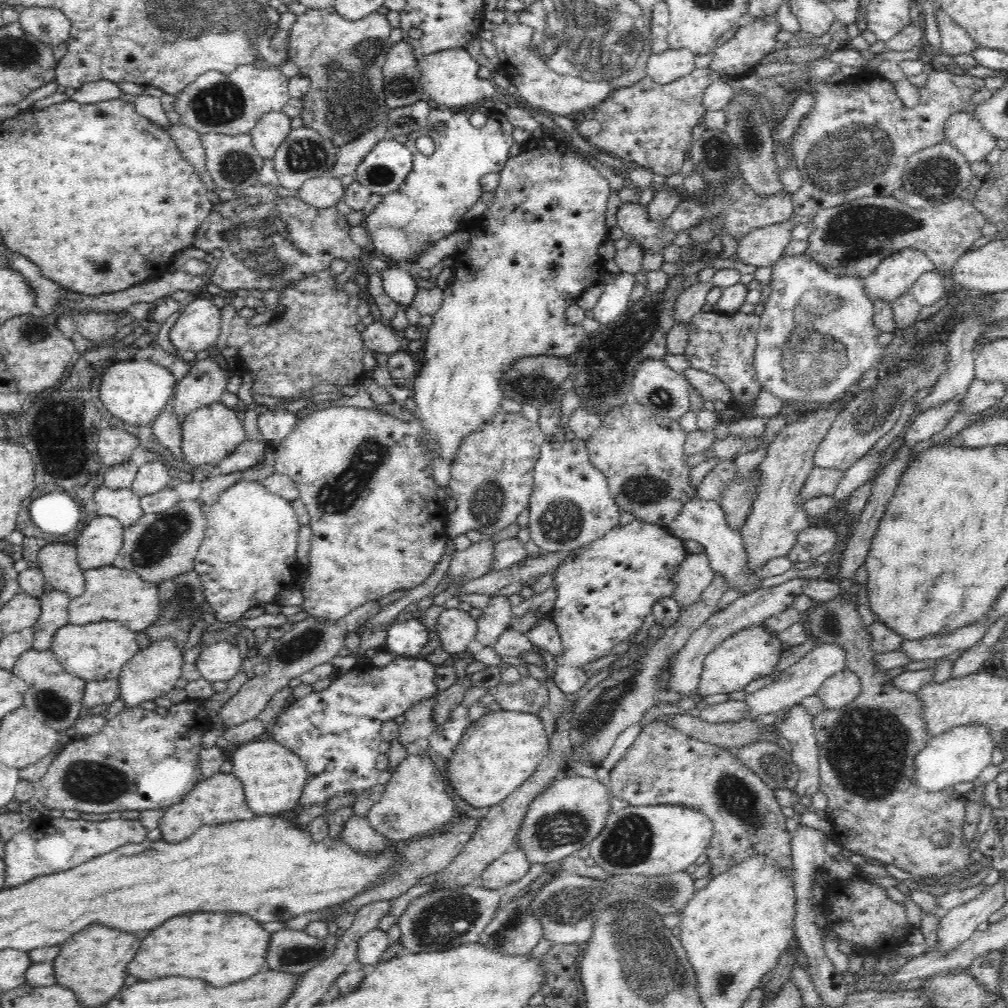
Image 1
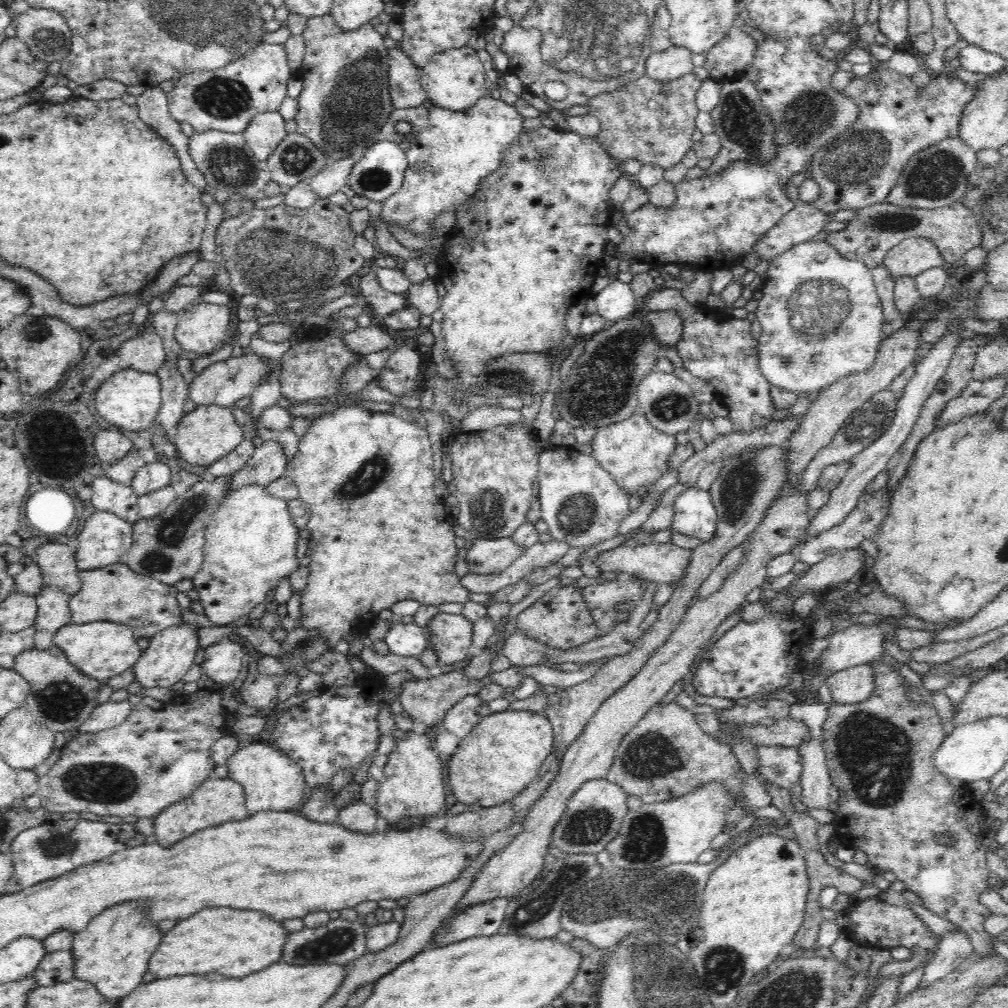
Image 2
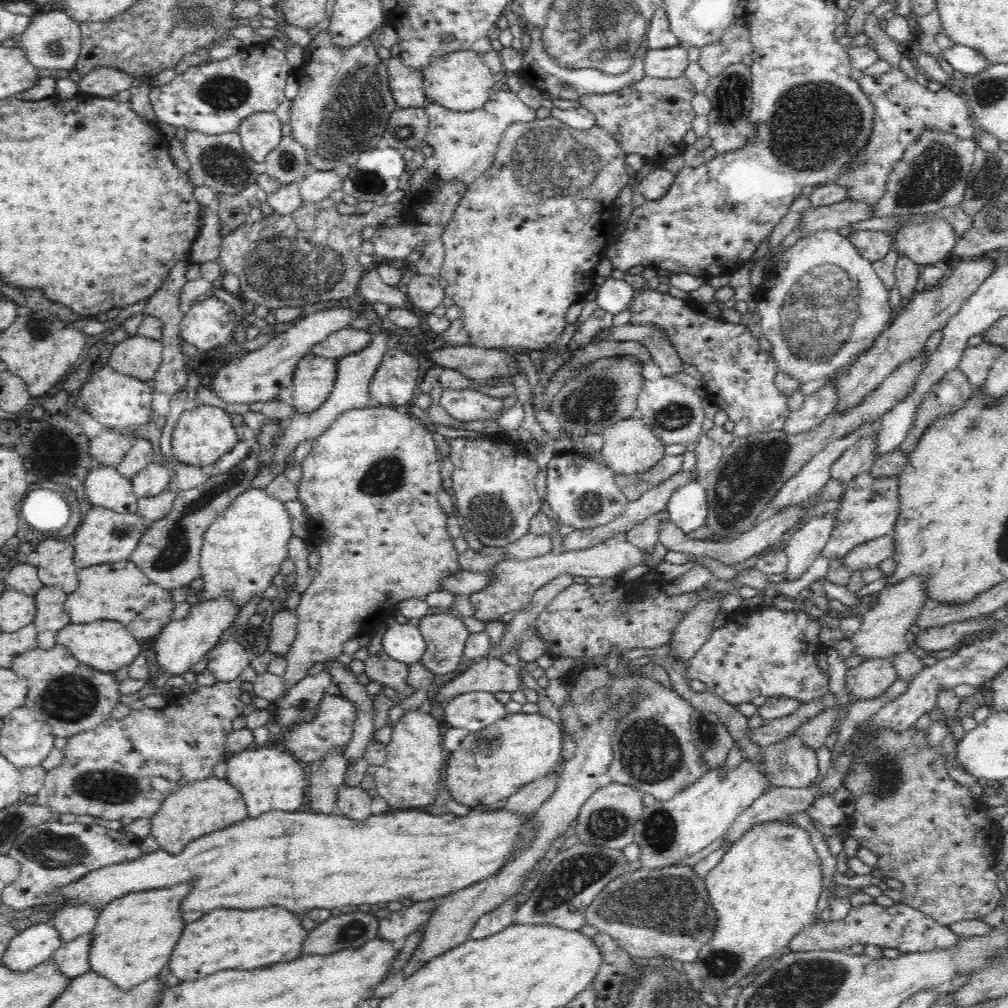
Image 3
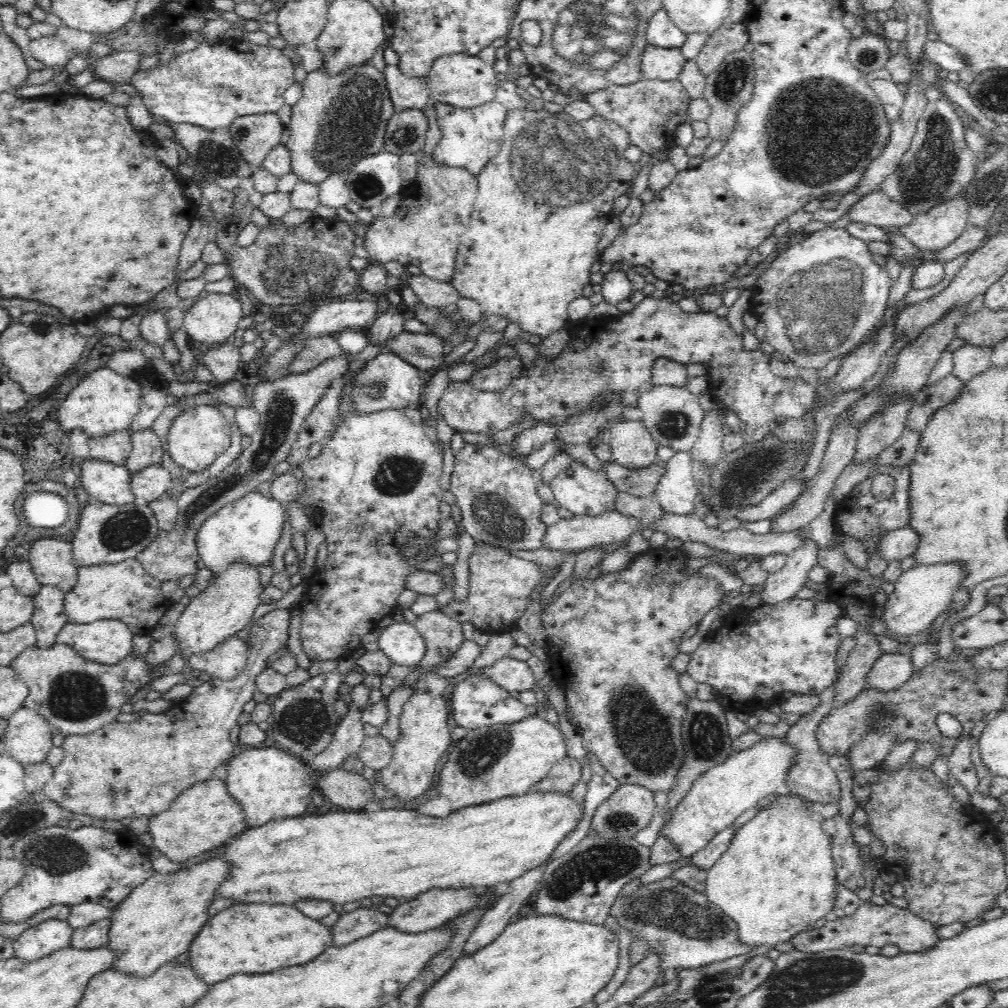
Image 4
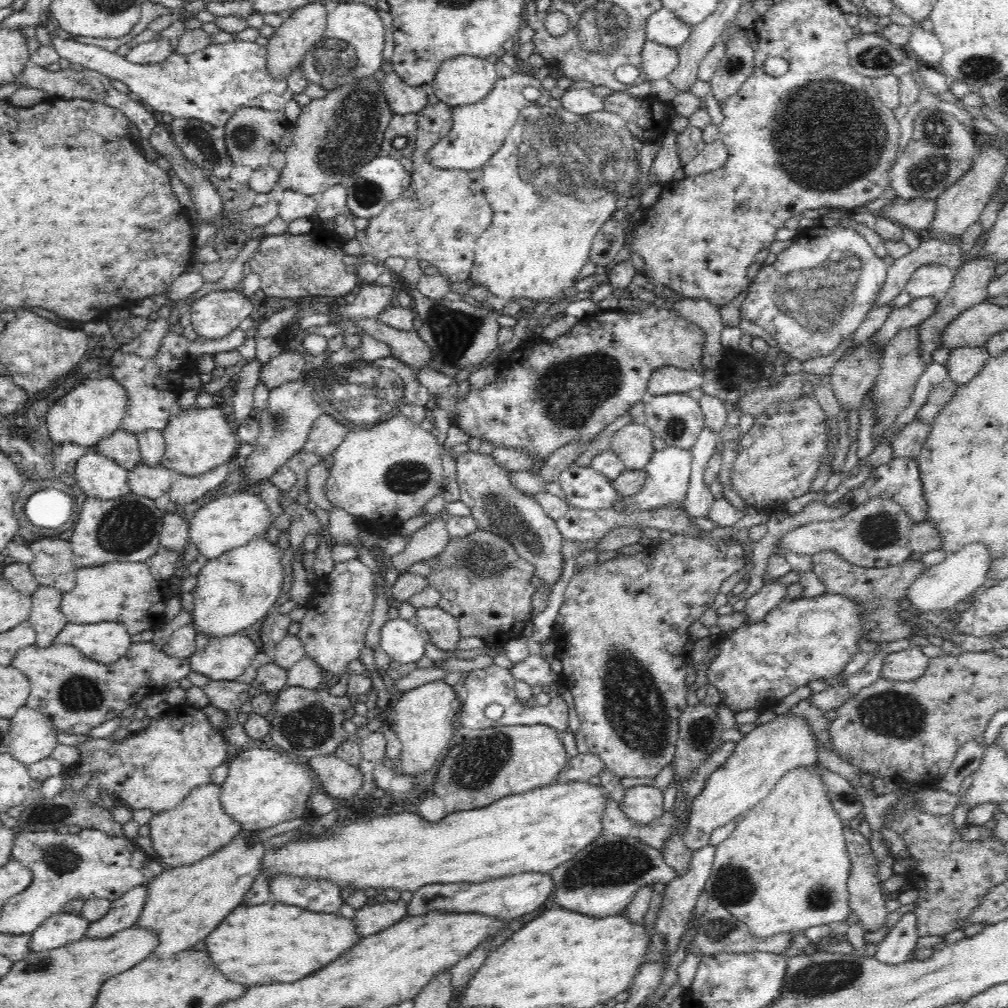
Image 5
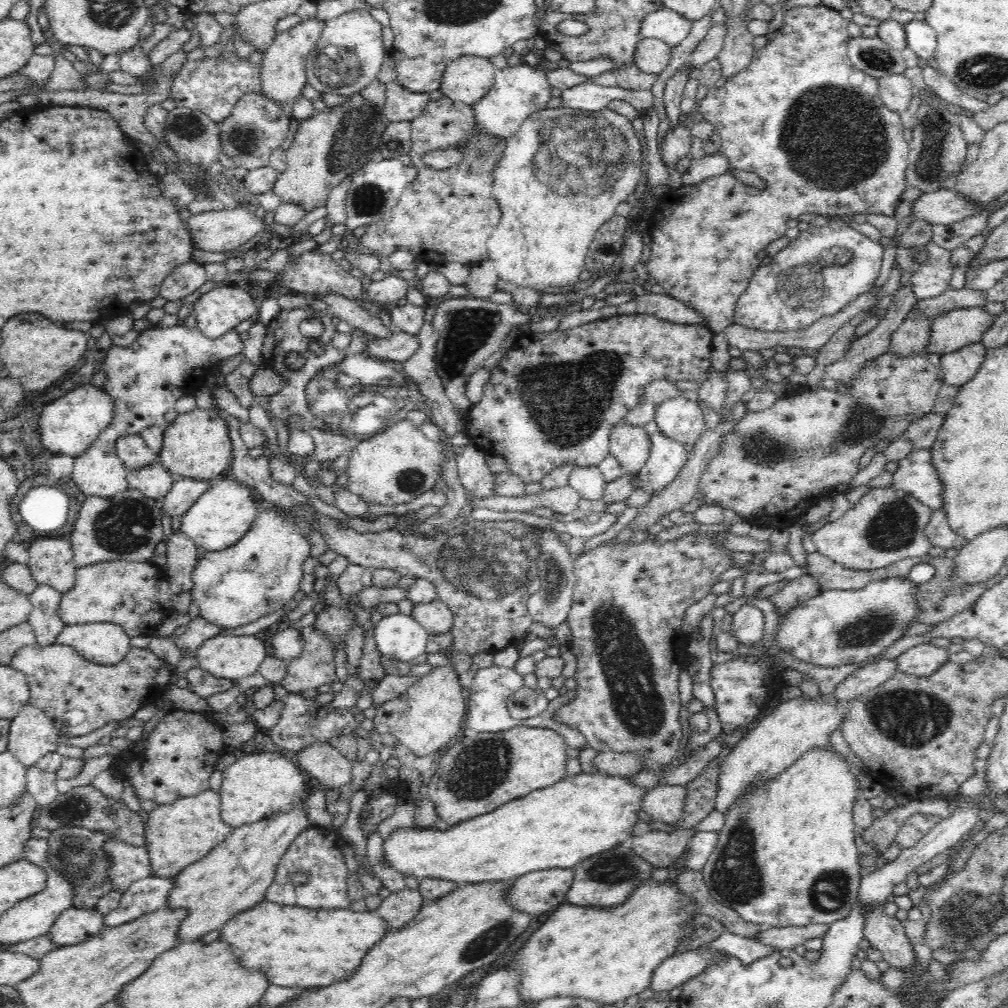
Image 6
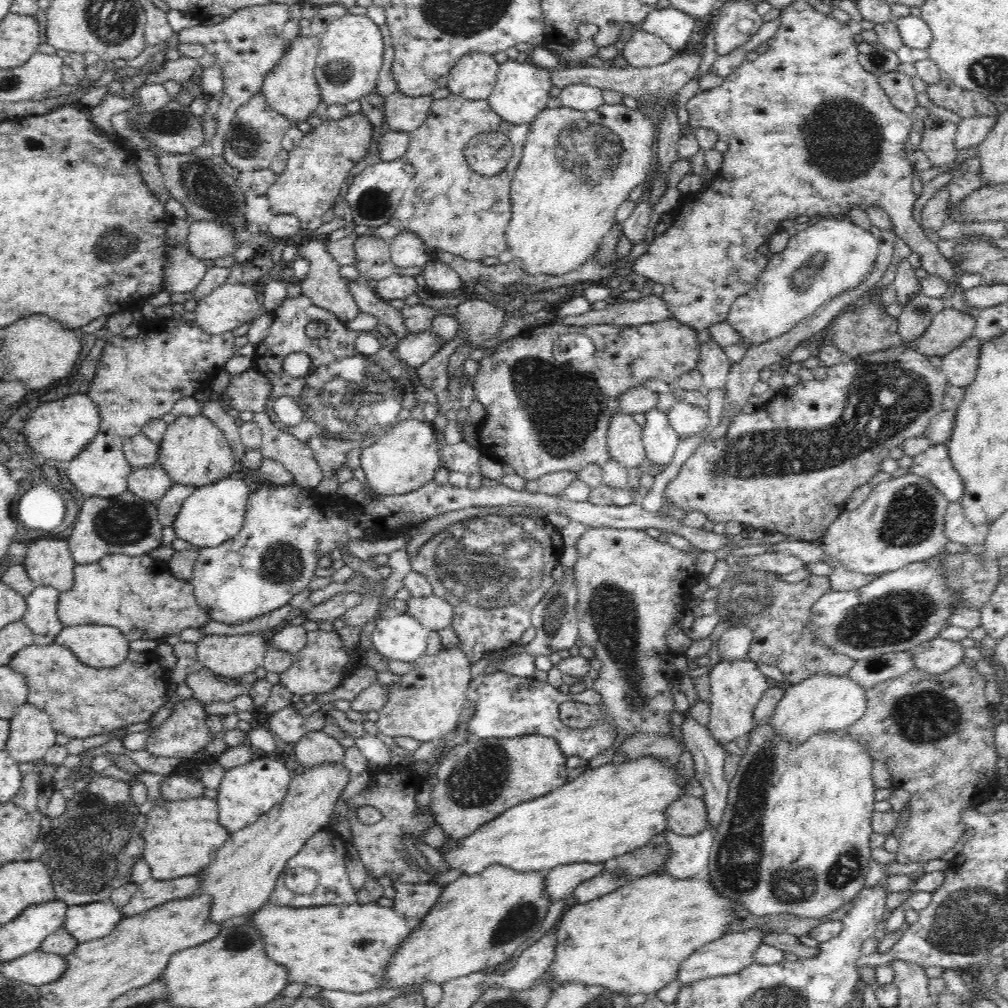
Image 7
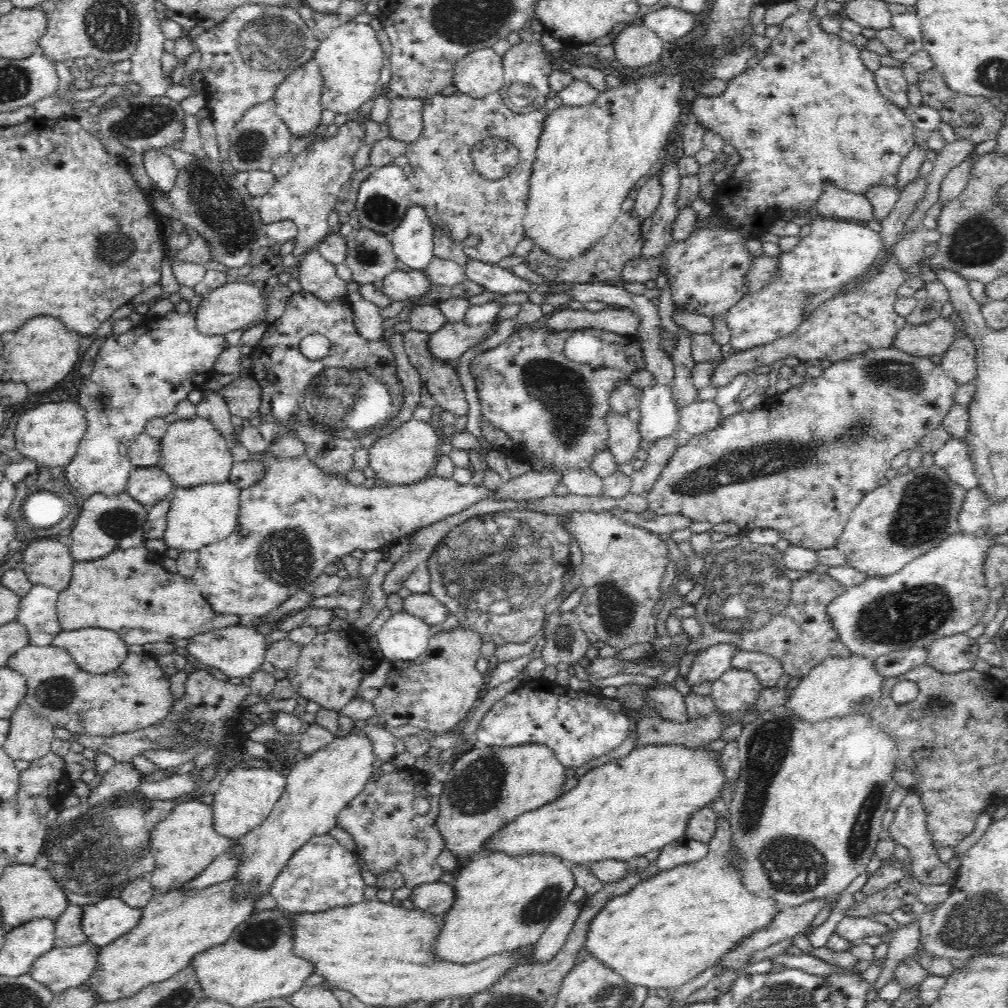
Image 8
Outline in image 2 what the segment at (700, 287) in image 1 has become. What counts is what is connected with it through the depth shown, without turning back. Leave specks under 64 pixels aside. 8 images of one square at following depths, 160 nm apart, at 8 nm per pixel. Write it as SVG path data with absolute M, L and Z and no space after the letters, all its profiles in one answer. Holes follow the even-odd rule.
M674 310L666 312L648 312L645 322L653 329L659 346L677 346L680 342L684 324L681 315Z

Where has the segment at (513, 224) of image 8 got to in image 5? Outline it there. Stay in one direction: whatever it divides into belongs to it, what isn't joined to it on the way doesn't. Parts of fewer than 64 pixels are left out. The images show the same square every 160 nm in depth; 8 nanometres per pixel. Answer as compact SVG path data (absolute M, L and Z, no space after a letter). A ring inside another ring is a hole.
M439 101L435 105L427 105L418 113L418 132L411 156L413 171L409 187L378 216L372 217L365 229L357 230L355 234L360 241L363 258L375 262L384 262L391 256L426 260L430 266L438 268L450 283L469 278L477 240L491 225L493 215L492 207L485 199L482 169L441 169L429 166L426 160L428 150L450 132L454 123L452 112L454 108Z

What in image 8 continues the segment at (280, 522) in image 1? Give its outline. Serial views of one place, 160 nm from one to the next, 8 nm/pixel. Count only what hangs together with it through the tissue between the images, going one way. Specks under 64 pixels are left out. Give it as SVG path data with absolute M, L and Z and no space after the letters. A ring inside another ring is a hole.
M228 480L223 483L201 484L190 488L179 488L173 492L164 542L168 548L181 551L197 551L203 546L228 538L236 530L240 516L240 492Z

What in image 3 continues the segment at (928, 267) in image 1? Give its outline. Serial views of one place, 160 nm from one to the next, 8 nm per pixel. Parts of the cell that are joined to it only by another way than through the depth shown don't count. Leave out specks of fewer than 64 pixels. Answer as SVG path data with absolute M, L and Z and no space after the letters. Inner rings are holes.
M932 218L922 224L902 226L895 235L898 256L906 256L918 266L942 265L956 246L952 225L943 218Z

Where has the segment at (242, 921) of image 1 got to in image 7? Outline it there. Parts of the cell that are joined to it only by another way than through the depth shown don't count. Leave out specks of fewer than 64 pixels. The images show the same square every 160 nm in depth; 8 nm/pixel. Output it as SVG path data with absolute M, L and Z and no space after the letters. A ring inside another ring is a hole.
M376 902L360 905L338 904L313 907L289 907L266 903L253 913L246 923L262 935L264 952L276 964L287 968L289 982L320 986L322 989L341 990L352 994L380 989L385 982L385 972L395 950L412 934L408 920L393 911L393 907L384 907Z

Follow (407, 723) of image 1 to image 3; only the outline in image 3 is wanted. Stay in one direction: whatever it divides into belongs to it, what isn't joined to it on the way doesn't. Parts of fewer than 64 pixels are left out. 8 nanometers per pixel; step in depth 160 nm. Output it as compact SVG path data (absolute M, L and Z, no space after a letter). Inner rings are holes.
M386 651L376 655L370 655L364 663L364 673L370 681L382 682L386 689L390 686L403 696L412 696L414 689L408 685L408 666L397 664L396 659L392 659ZM482 658L472 662L467 670L461 672L459 676L445 683L436 692L436 700L443 707L448 700L452 700L454 696L466 692L482 691L482 692L514 692L521 688L520 669L517 666L510 666L504 663L500 658Z

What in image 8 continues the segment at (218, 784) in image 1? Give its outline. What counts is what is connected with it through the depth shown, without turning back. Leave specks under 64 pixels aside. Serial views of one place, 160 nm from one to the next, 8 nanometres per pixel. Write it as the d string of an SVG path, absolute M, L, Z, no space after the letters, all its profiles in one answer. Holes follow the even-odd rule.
M200 800L177 804L172 814L150 832L150 848L156 862L150 882L156 892L176 890L204 872L216 858L228 853L233 840L216 833L213 806Z

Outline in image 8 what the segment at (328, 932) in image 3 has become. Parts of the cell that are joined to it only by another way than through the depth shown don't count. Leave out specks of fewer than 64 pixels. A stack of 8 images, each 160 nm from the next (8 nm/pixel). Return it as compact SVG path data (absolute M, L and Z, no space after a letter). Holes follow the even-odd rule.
M434 881L431 883L419 884L412 887L410 900L418 910L429 914L442 915L448 912L455 899L455 892L452 883Z

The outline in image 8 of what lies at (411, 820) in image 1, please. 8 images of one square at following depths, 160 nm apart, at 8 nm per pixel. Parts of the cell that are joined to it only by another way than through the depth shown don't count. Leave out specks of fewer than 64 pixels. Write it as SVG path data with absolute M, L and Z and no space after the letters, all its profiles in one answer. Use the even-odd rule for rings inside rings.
M454 628L450 632L443 630L430 639L428 650L415 659L403 661L392 660L385 685L379 689L378 696L373 700L375 714L385 721L390 728L400 728L404 724L417 726L423 732L430 731L445 734L455 730L466 713L474 709L486 689L487 676L476 669L476 660L480 656L483 640L479 632L471 628Z

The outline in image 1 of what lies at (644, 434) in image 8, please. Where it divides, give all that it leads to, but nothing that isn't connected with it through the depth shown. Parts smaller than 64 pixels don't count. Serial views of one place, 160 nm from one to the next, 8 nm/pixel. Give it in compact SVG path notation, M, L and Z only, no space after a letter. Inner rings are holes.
M692 498L684 502L678 516L667 525L667 531L684 540L696 540L705 548L711 569L724 577L726 591L734 590L740 594L751 594L761 587L761 579L748 569L748 553L744 548L744 539L740 530L734 531L722 510L722 505L716 500Z

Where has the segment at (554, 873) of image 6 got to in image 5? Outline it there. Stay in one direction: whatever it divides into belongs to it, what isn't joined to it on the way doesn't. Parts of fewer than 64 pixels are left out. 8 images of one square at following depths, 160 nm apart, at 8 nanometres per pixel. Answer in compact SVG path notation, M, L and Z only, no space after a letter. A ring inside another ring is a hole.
M538 872L512 874L504 878L488 882L458 882L450 884L428 884L413 892L412 899L407 902L407 916L422 916L428 912L479 912L488 916L496 916L509 922L523 914L541 912L544 902L554 892L554 881L550 875Z

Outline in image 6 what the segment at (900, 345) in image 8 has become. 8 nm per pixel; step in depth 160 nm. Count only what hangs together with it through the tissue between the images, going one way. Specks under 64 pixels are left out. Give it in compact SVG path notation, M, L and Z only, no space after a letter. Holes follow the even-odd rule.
M960 308L941 314L933 321L928 354L946 355L970 344L981 343L995 316L985 308Z

